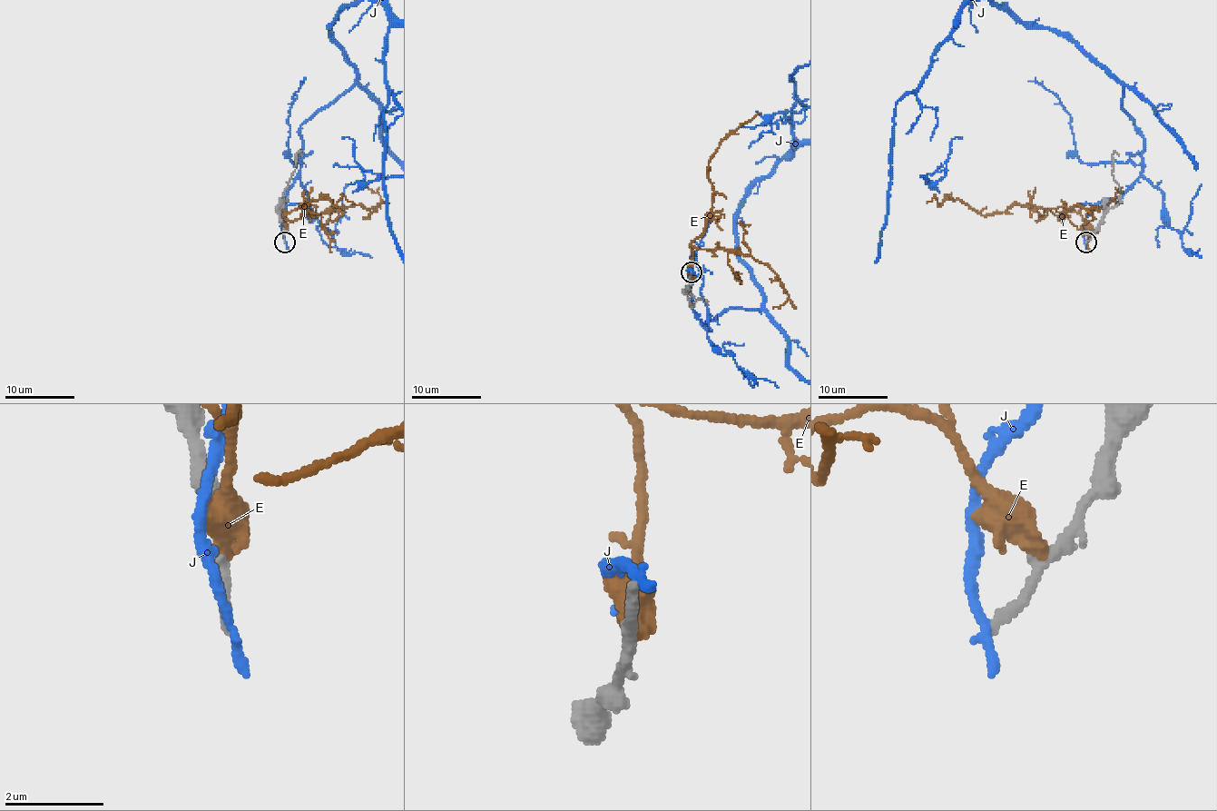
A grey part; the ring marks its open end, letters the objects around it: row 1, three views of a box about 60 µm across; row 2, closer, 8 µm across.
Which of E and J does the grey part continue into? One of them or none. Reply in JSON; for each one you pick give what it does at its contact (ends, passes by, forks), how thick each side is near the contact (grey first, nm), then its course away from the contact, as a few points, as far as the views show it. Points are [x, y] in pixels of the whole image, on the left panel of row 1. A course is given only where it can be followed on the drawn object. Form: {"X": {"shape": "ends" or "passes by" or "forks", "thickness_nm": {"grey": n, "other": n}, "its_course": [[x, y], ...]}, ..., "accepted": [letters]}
{"accepted": []}

